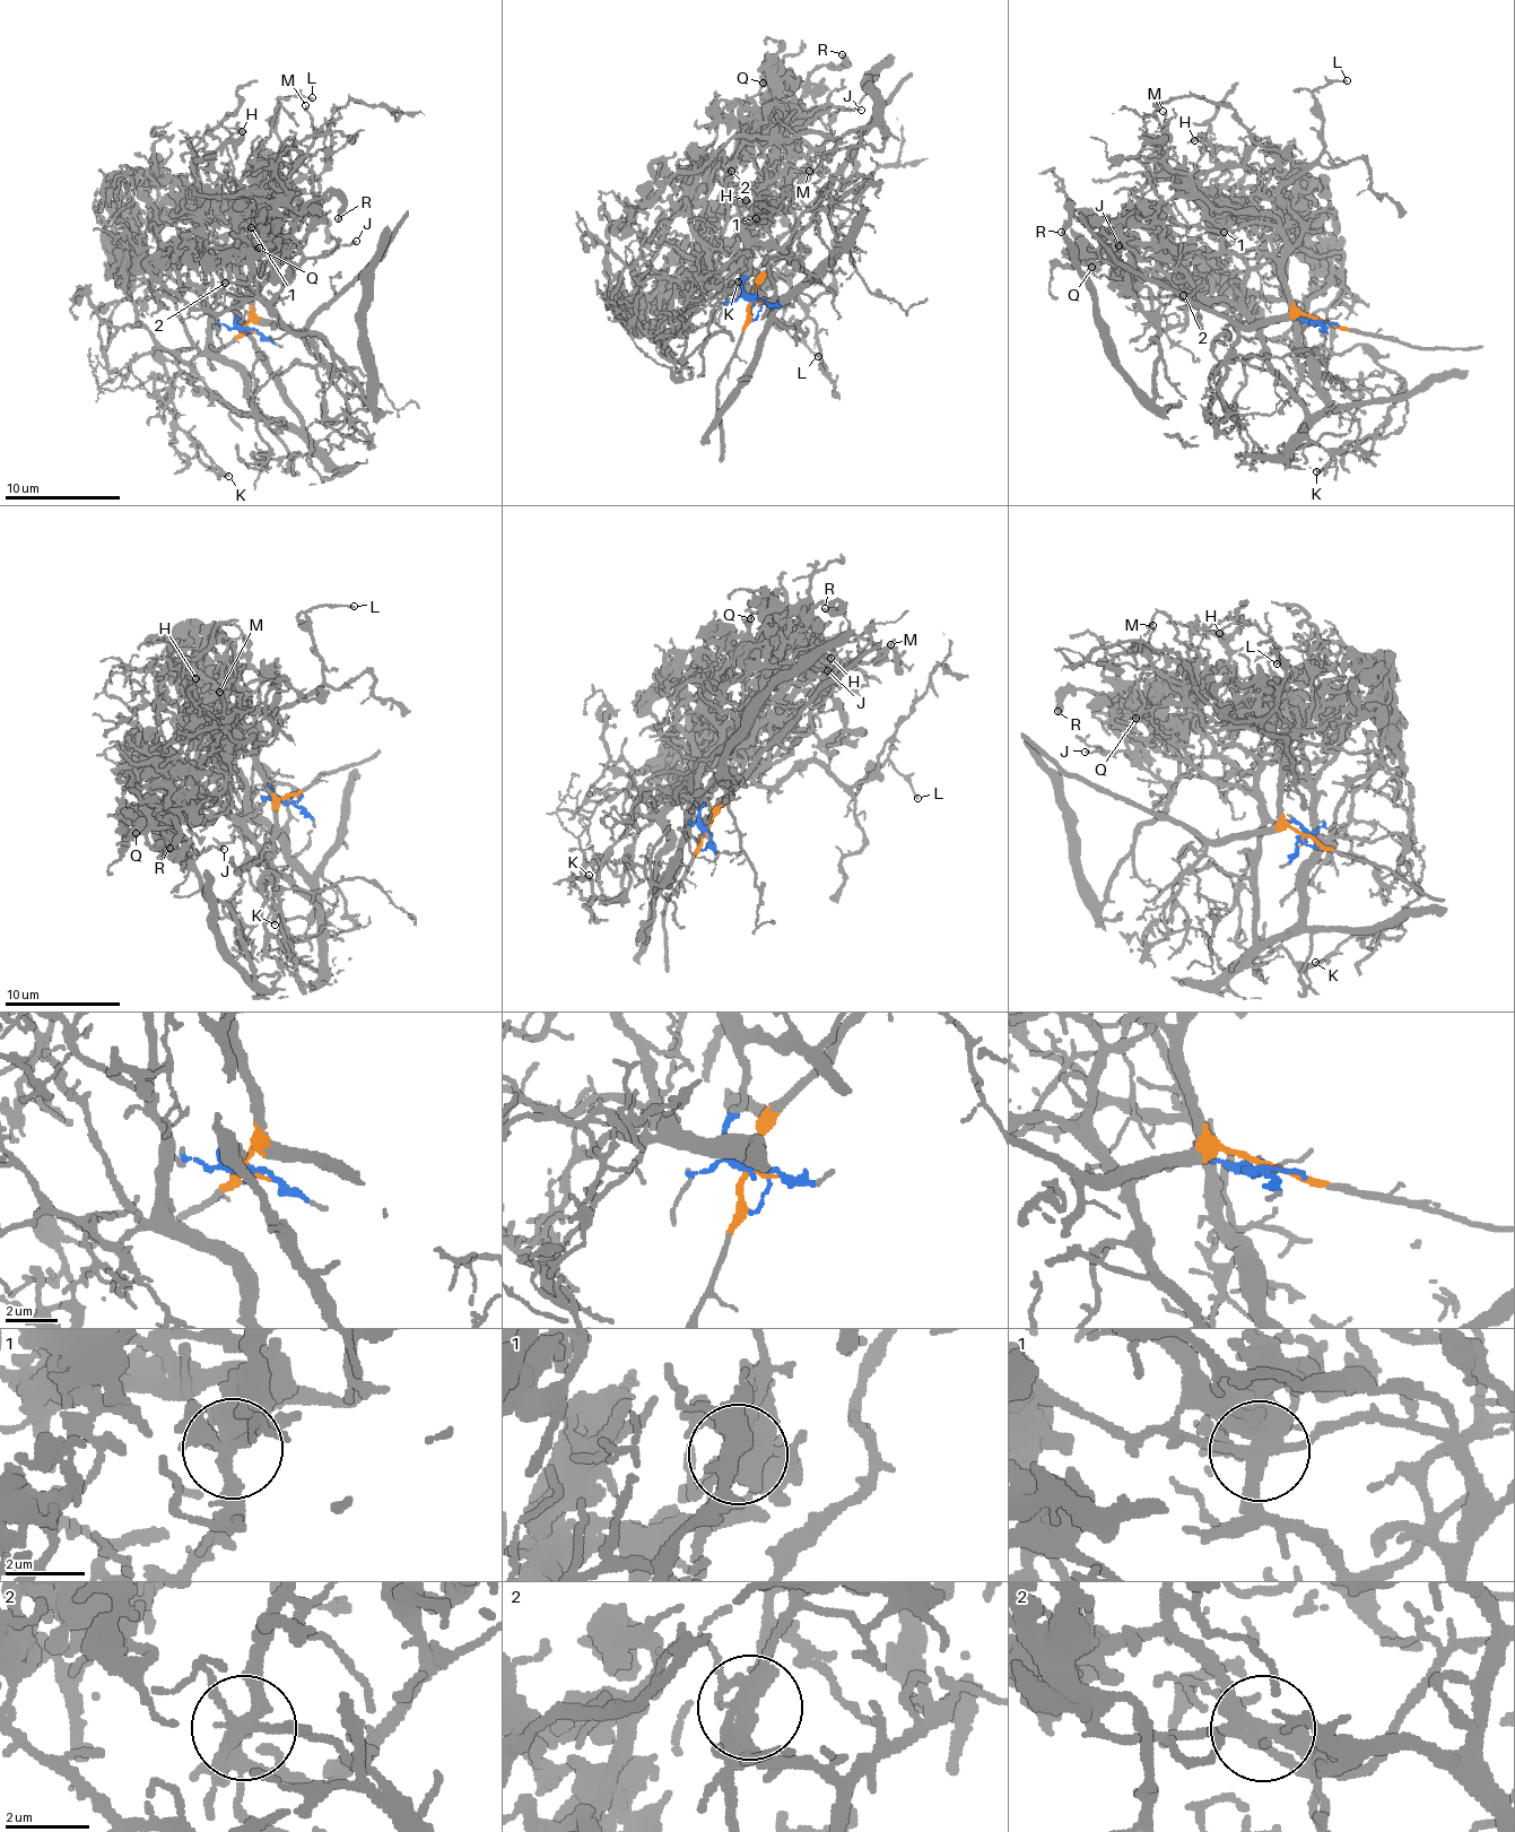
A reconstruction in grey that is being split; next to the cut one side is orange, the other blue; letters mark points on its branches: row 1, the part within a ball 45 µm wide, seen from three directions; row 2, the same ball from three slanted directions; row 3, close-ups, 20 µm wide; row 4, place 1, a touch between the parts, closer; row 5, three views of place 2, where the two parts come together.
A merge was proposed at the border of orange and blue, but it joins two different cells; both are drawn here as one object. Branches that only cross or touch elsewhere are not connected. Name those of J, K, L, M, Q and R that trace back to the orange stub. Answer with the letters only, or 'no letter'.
L, M

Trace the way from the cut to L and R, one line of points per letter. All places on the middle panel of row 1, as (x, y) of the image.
L: (755, 302), (757, 276), (745, 274), (754, 296), (776, 277), (804, 314), (795, 324), (784, 328), (818, 356)
R: (755, 302), (742, 288), (742, 228), (780, 173), (782, 124), (806, 80), (845, 63), (843, 53)

